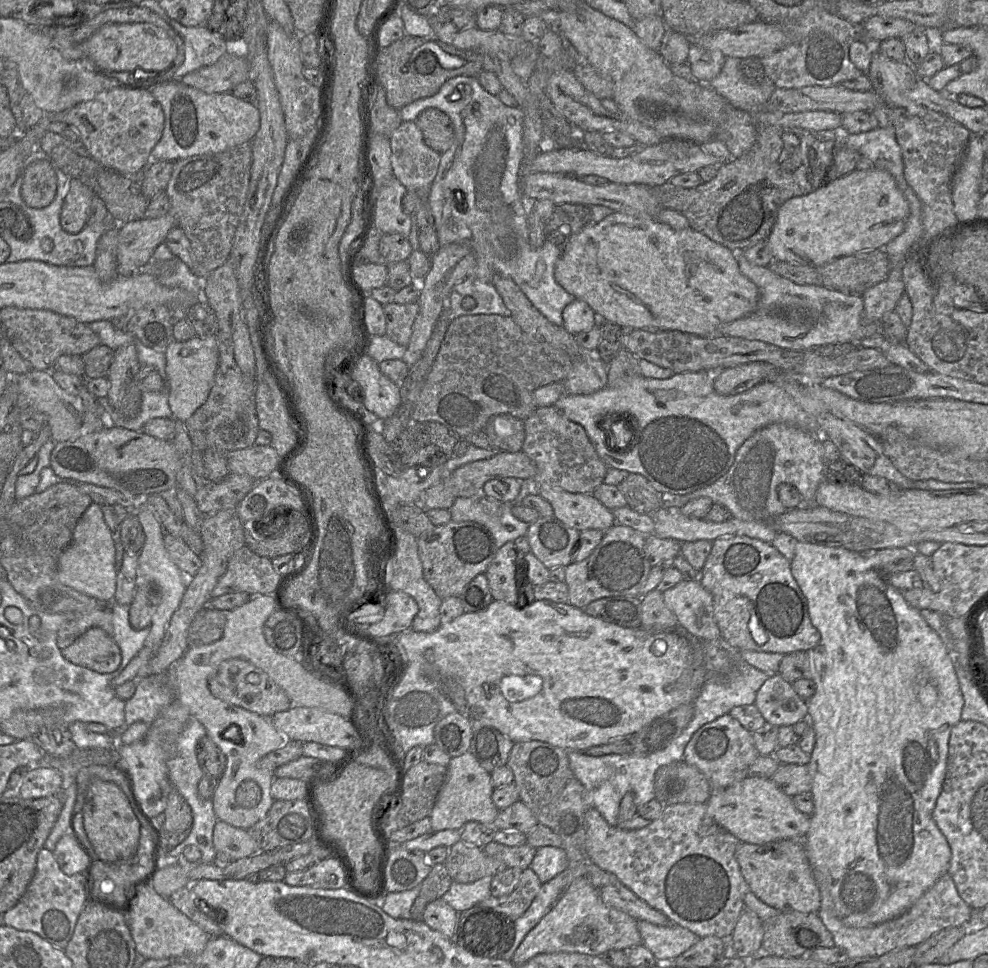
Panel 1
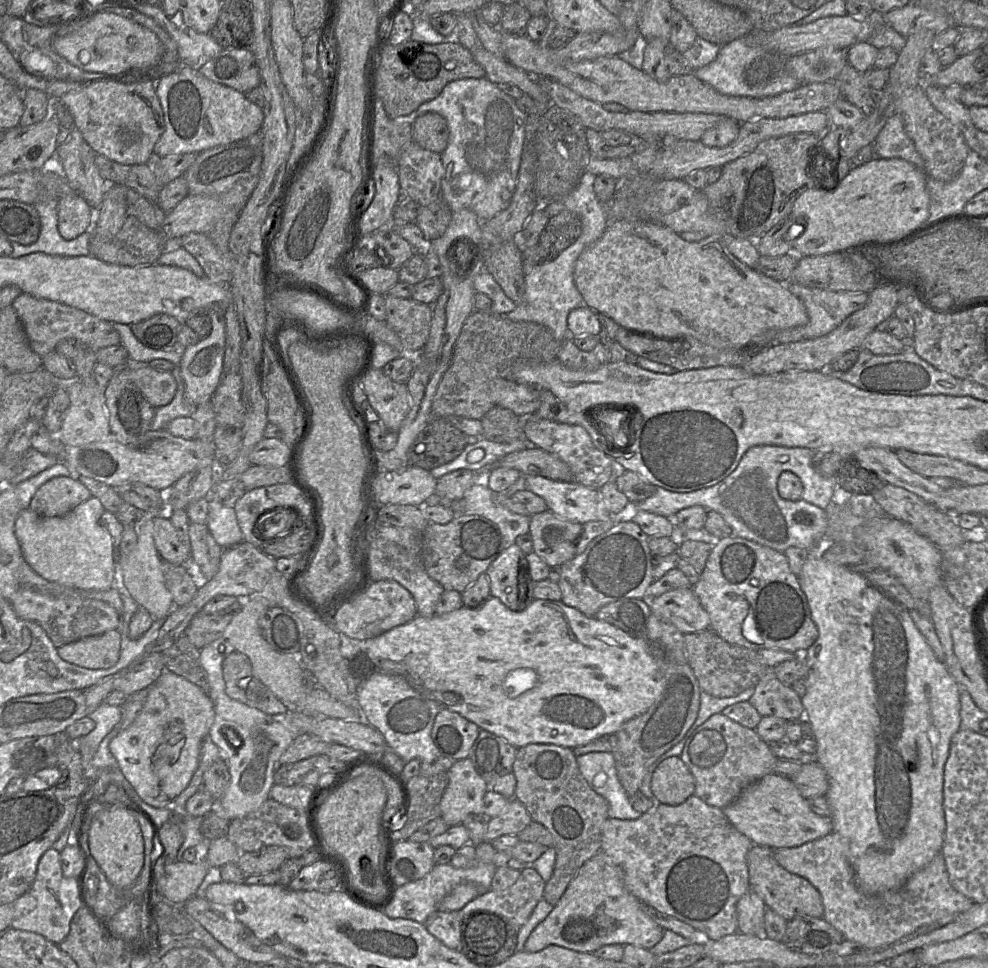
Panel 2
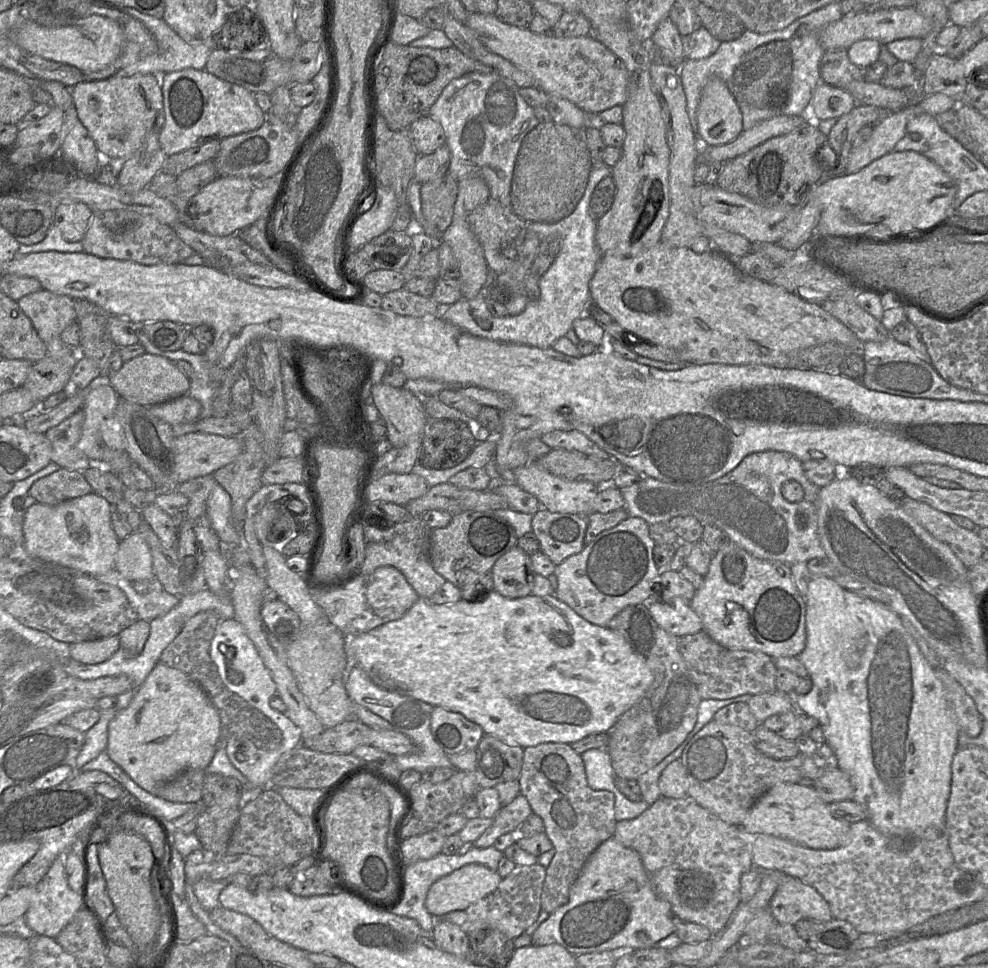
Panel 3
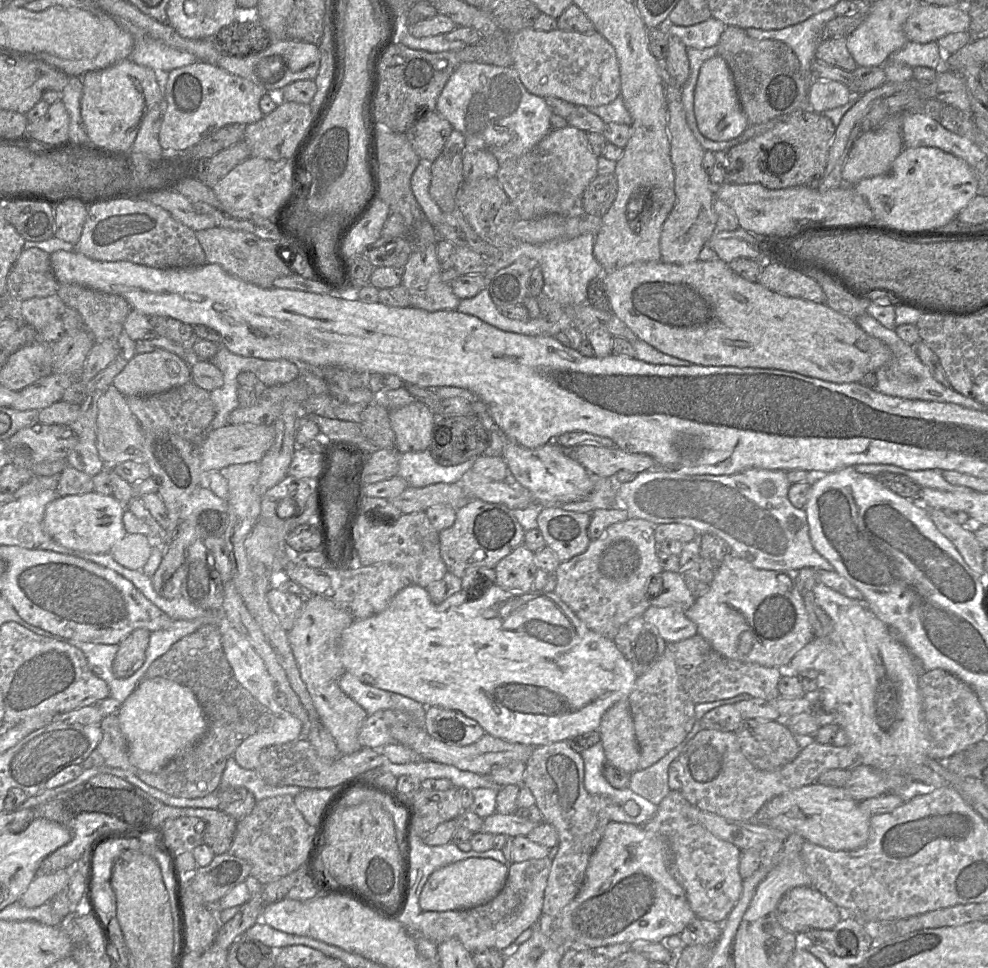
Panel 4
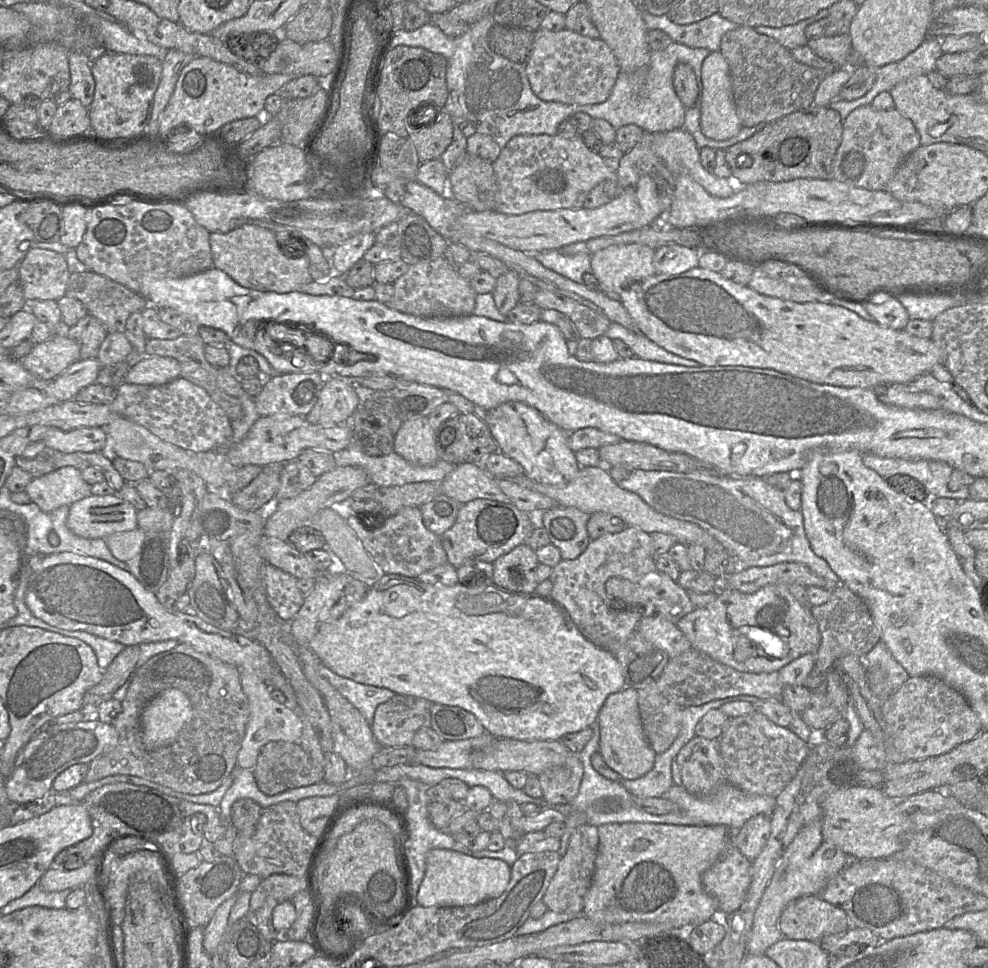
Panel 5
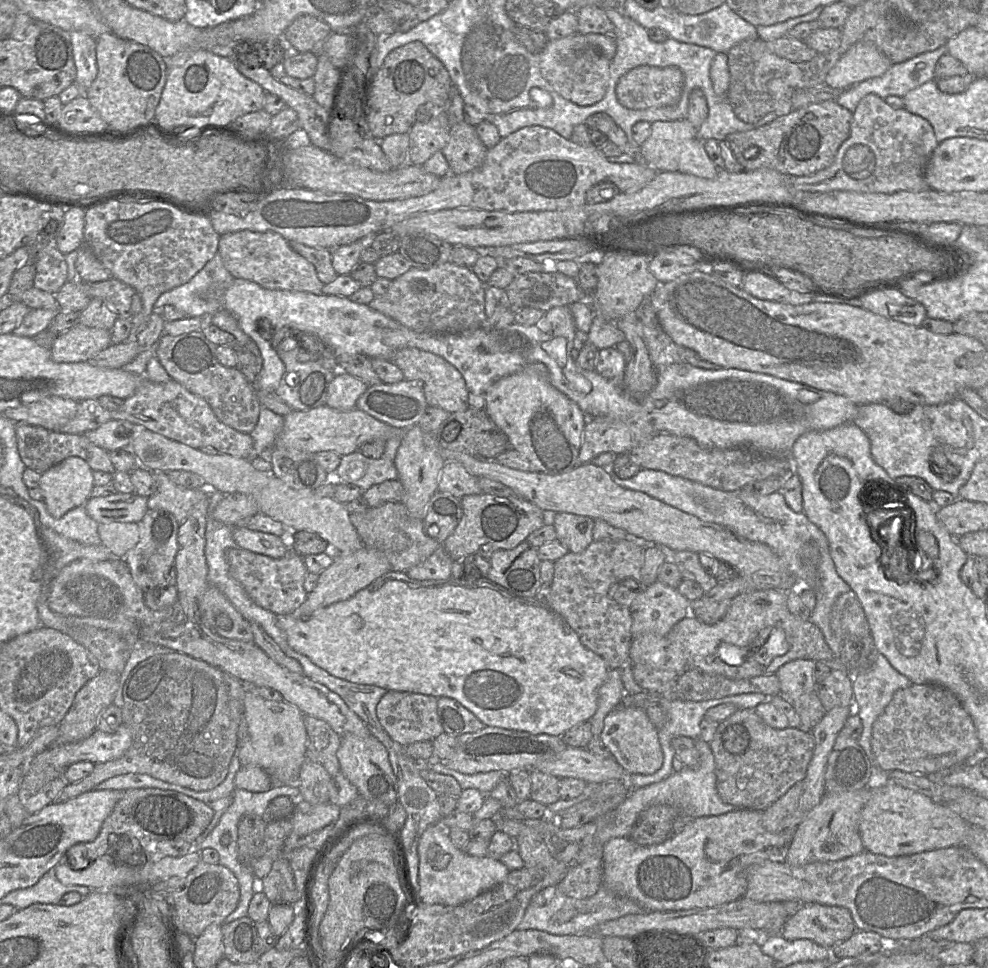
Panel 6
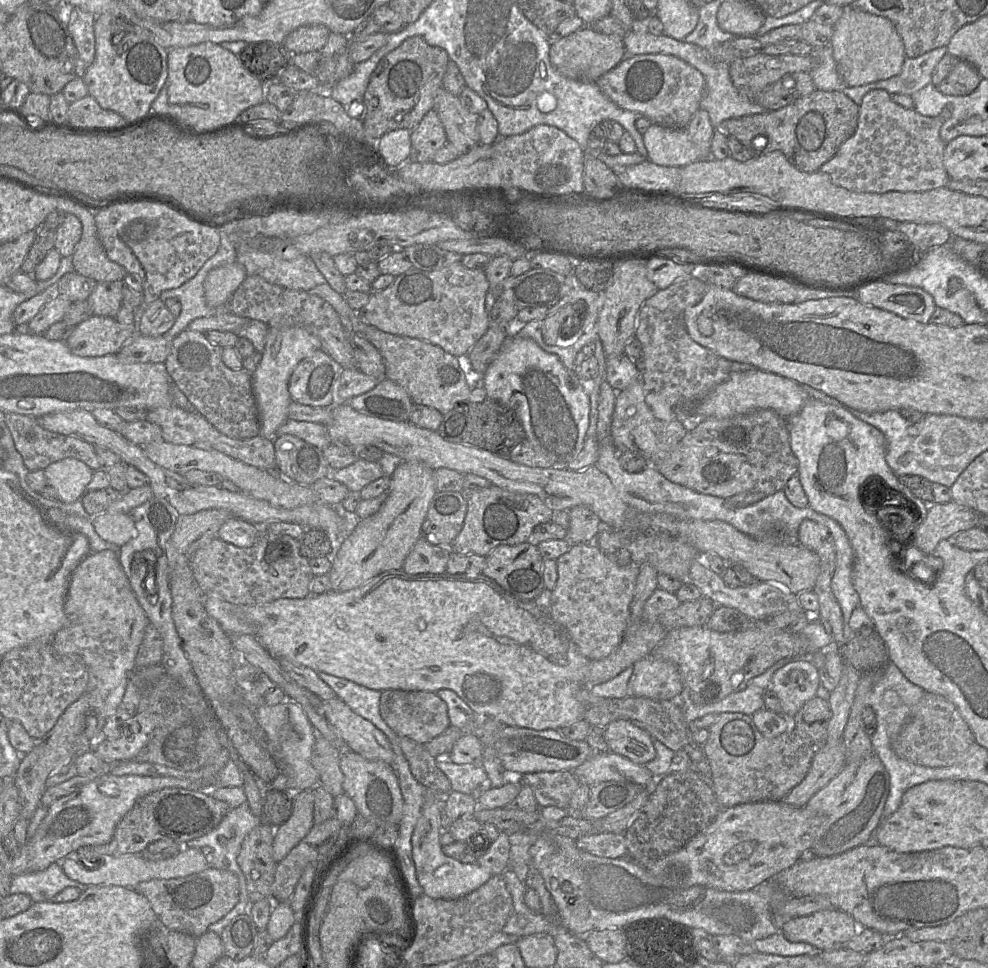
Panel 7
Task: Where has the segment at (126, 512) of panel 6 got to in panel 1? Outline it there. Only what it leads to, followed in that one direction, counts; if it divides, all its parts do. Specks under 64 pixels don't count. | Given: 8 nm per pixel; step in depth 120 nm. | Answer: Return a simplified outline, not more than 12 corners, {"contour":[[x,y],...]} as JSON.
{"contour":[[91,502],[58,559],[62,584],[113,601],[112,533]]}

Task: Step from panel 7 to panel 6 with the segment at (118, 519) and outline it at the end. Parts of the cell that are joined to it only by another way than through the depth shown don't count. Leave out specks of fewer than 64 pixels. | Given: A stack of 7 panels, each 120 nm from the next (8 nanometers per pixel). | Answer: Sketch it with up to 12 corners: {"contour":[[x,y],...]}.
{"contour":[[135,522],[100,523],[101,544],[120,559],[140,540]]}

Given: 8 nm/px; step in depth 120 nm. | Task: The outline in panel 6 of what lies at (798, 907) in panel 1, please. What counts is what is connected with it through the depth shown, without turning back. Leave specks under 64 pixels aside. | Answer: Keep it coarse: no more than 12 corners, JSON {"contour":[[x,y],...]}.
{"contour":[[805,903],[780,934],[831,948],[856,930],[848,909]]}

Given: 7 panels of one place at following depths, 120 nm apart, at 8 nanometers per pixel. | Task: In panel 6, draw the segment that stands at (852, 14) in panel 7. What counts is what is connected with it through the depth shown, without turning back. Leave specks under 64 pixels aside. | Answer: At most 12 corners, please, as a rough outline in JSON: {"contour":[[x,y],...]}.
{"contour":[[872,43],[850,47],[825,83],[847,89],[892,62]]}

